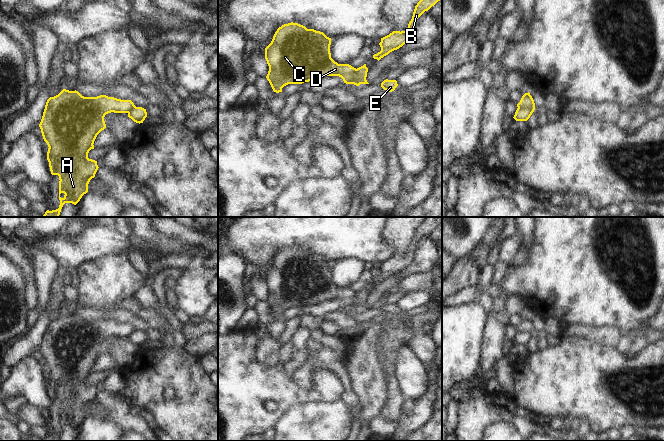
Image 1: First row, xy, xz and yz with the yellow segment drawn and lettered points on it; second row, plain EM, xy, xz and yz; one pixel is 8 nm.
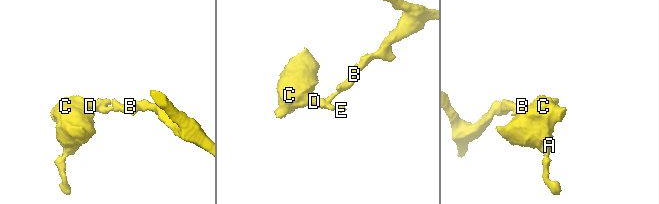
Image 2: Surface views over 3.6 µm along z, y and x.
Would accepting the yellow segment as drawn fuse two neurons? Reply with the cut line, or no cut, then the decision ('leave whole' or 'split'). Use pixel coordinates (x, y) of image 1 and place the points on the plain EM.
cut xz (356, 293), (356, 299), (361, 305); split

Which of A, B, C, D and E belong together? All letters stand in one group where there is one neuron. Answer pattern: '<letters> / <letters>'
A C D E / B

